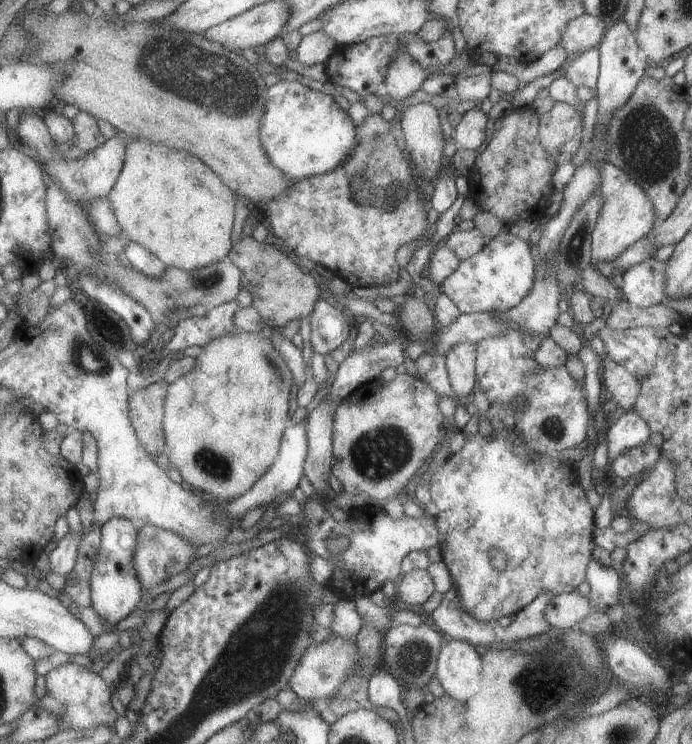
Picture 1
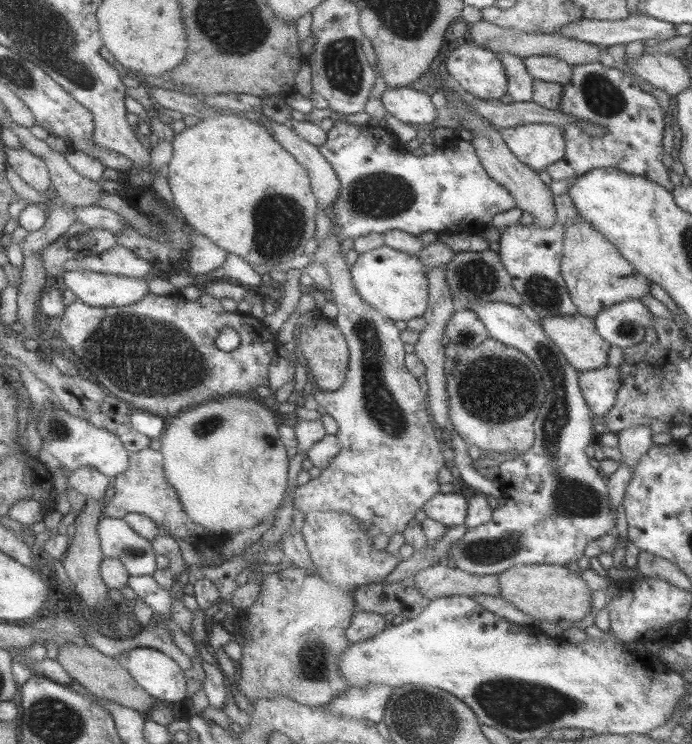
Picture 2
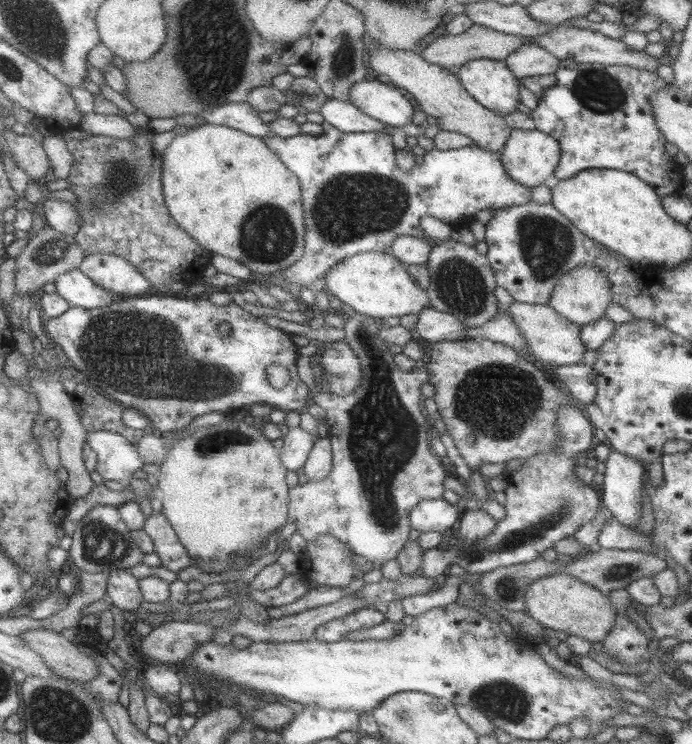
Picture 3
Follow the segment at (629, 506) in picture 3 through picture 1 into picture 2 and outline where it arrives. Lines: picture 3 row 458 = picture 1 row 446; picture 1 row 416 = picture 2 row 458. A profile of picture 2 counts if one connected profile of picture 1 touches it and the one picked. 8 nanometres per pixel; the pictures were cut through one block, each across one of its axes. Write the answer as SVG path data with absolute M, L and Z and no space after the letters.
M636 425L636 427L620 431L617 436L619 439L618 450L622 457L620 462L628 469L636 469L638 461L654 445L652 428L648 425Z

